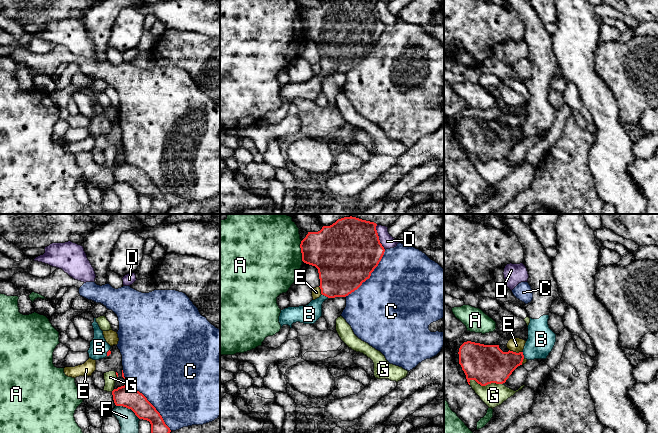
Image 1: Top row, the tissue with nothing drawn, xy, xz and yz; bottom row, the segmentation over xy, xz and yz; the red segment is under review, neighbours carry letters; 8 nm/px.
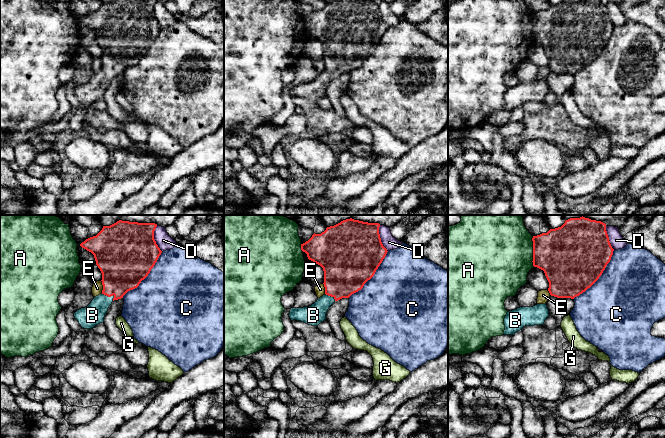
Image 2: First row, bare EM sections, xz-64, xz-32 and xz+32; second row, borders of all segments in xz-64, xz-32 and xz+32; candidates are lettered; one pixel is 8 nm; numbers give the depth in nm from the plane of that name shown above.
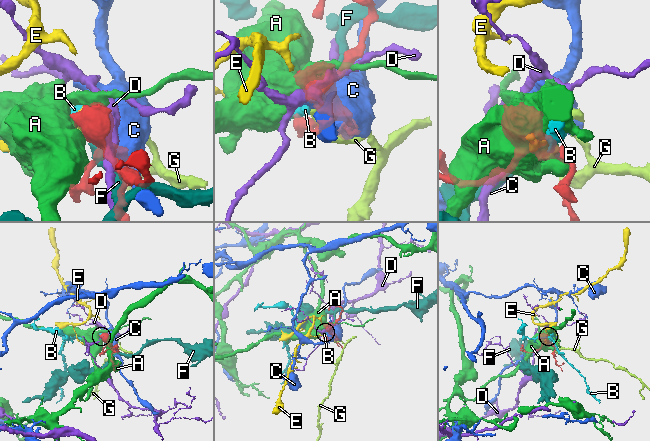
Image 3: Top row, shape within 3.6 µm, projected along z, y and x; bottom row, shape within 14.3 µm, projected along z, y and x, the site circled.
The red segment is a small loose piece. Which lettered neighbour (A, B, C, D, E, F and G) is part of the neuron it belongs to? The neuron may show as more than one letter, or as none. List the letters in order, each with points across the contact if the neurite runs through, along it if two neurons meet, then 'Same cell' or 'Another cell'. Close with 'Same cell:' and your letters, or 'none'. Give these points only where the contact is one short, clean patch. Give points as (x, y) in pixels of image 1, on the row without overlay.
A: Another cell
B: Path across: xz (342, 45), (325, 71), (309, 90). Same cell
C: Another cell
D: Another cell
E: Boundary: yz (509, 125), (521, 128). Another cell
F: Another cell
G: Another cell
Same cell: B

